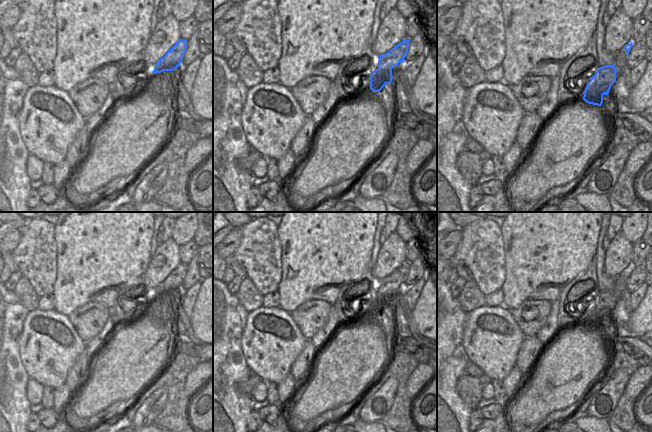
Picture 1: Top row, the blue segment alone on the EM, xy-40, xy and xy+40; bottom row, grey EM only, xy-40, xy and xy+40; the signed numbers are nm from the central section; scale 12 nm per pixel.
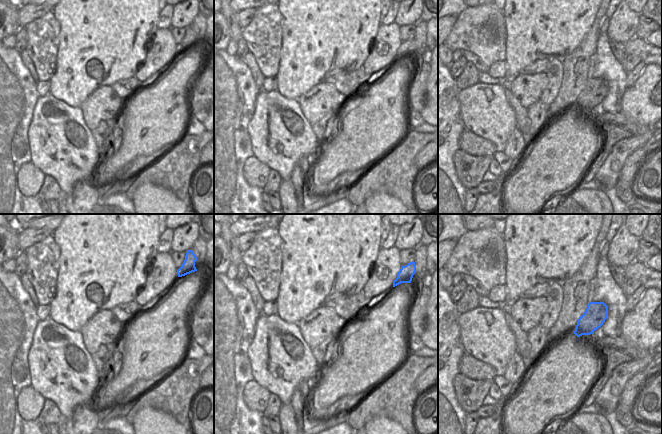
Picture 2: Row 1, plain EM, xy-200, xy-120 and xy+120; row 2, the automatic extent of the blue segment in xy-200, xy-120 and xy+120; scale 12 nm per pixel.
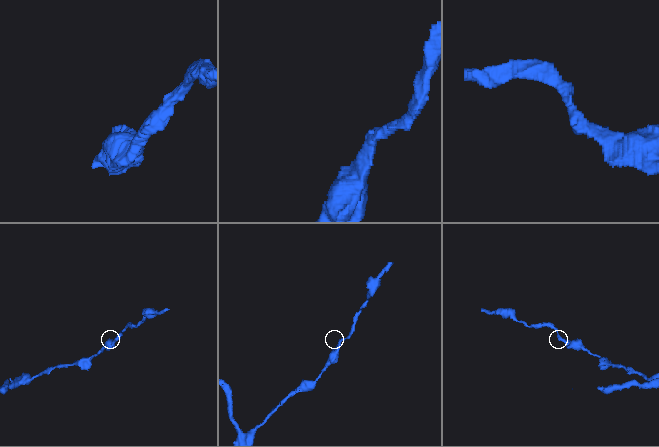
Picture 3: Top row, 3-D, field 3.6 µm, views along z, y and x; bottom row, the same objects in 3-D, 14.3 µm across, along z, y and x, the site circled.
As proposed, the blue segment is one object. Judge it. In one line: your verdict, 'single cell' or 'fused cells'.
single cell

